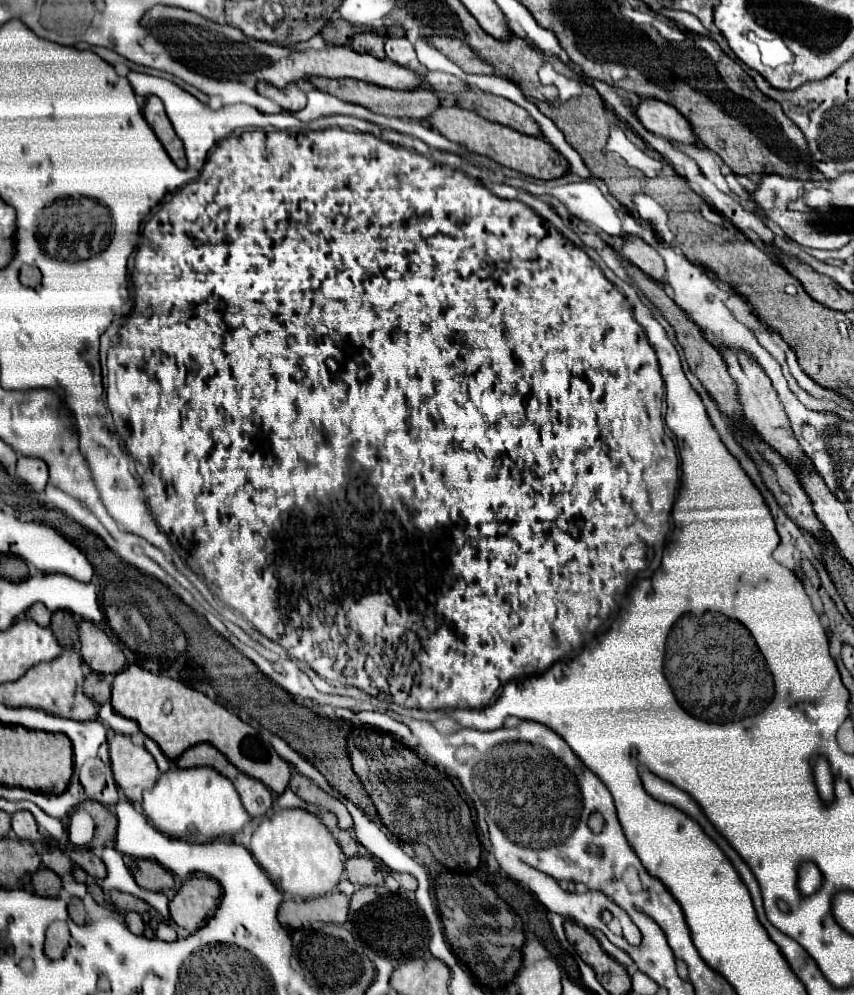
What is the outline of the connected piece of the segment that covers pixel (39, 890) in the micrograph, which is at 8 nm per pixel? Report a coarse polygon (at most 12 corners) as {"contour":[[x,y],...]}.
{"contour":[[42,866],[32,876],[40,896],[58,896],[62,882],[56,872]]}

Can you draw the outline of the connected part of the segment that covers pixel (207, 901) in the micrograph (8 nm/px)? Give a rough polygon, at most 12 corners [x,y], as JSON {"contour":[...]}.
{"contour":[[192,876],[170,900],[170,916],[192,934],[214,914],[222,888]]}

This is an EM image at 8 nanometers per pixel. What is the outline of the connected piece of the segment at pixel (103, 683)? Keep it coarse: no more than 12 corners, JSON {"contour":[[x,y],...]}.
{"contour":[[88,674],[84,692],[96,704],[110,700],[110,680]]}

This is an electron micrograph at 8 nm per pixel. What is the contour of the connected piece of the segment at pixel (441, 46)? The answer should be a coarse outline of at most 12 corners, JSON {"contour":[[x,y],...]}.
{"contour":[[448,36],[426,38],[464,72],[492,74],[468,44]]}

